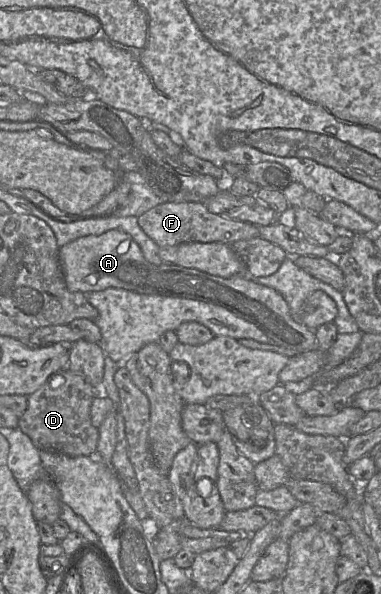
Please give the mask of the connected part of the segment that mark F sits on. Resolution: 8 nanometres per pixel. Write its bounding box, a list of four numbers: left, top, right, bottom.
[137,202,259,247]

